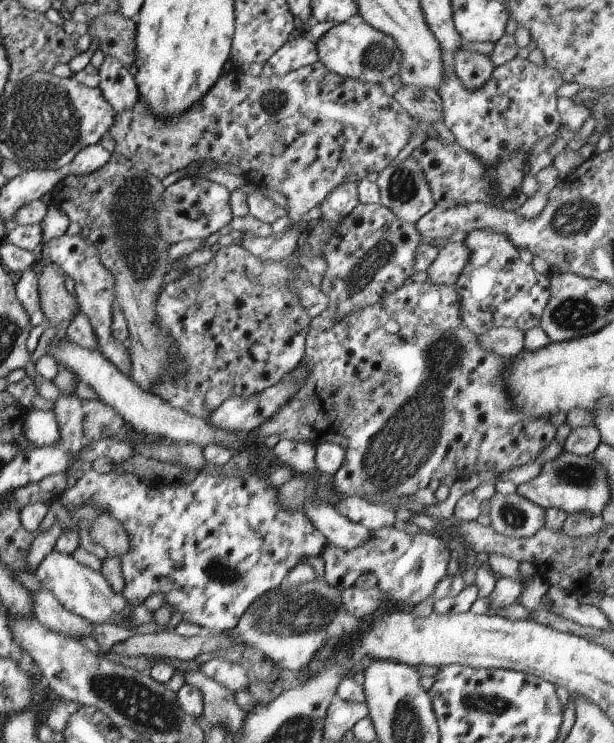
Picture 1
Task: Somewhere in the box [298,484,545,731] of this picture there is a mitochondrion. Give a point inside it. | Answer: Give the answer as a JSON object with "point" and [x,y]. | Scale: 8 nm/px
{"point":[467,698]}

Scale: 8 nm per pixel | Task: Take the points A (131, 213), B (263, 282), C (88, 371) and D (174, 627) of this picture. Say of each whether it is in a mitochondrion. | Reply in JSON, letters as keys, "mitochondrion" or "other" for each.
{"A":"mitochondrion","B":"mitochondrion","C":"other","D":"other"}

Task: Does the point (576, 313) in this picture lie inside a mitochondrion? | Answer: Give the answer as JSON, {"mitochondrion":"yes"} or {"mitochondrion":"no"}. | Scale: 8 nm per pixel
{"mitochondrion":"yes"}

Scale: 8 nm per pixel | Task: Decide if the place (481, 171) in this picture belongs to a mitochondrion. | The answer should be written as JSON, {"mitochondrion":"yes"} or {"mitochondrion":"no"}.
{"mitochondrion":"no"}

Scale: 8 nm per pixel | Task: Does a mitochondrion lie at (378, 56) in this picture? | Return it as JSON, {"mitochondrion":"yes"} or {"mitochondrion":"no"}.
{"mitochondrion":"yes"}

